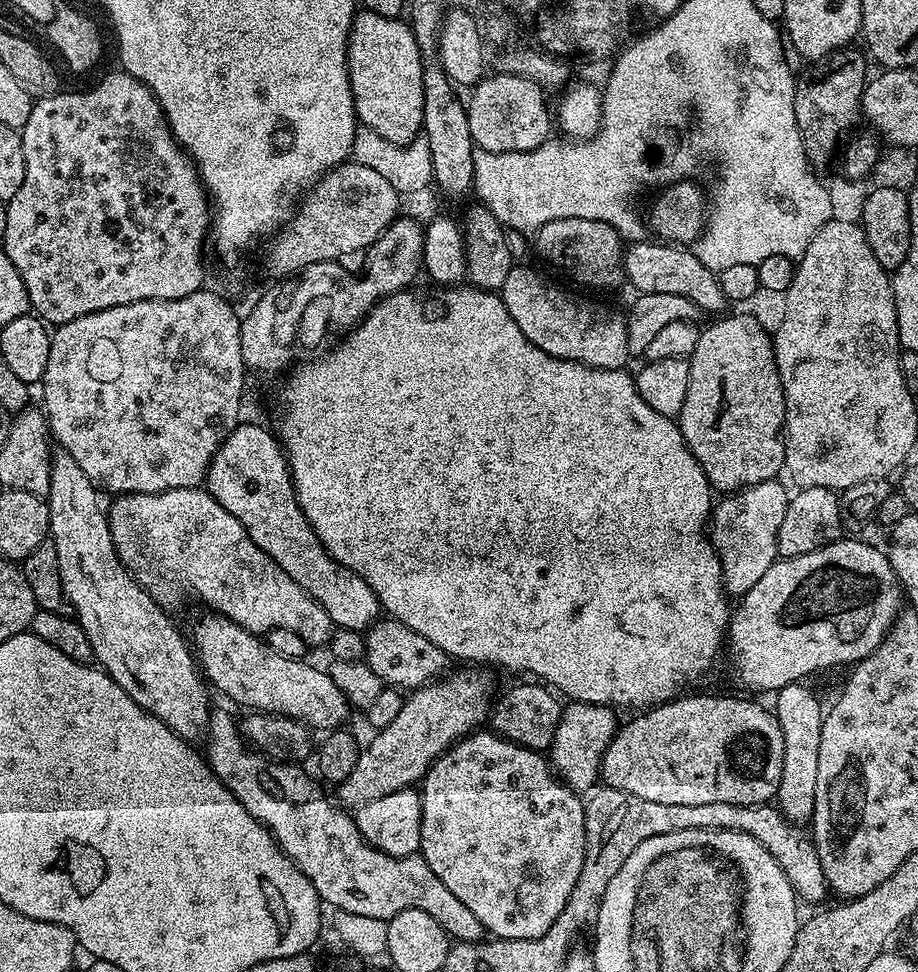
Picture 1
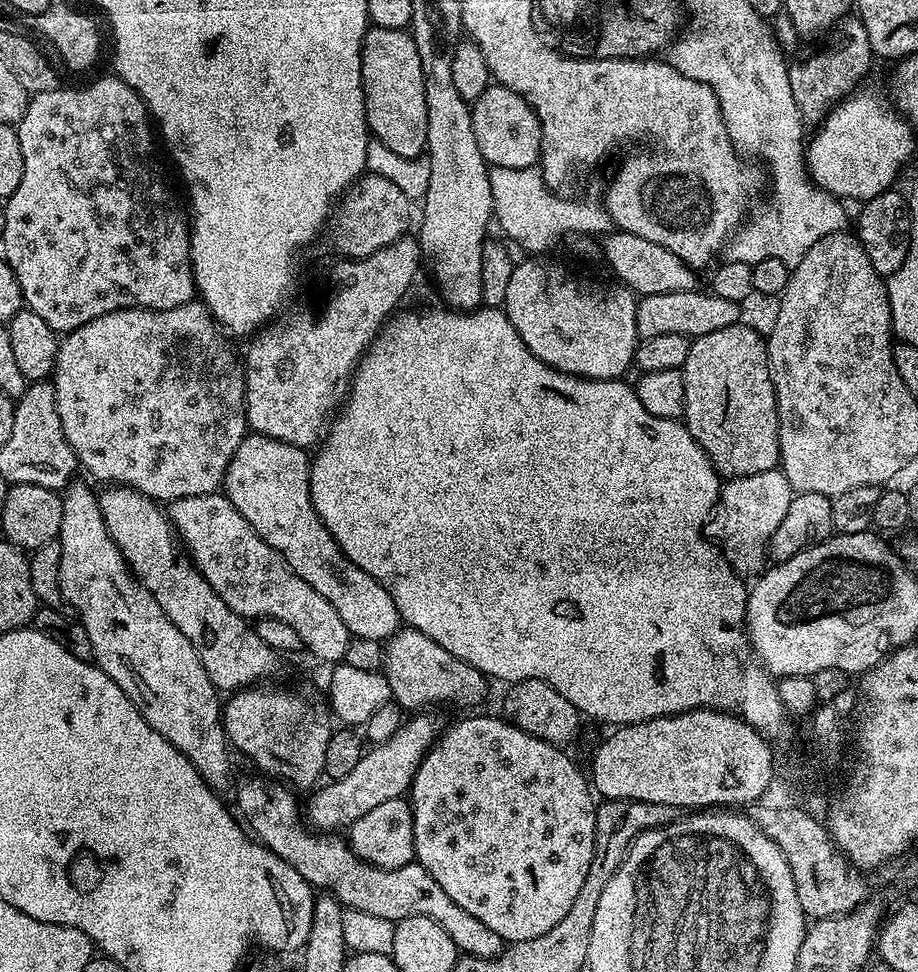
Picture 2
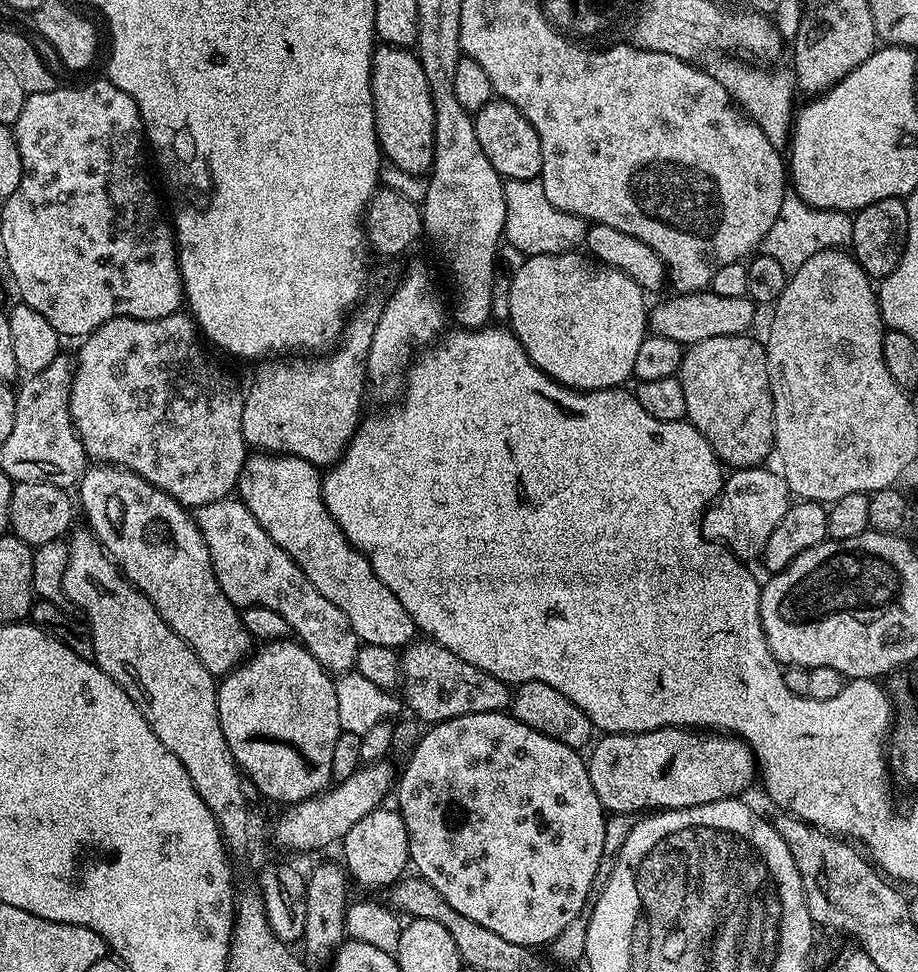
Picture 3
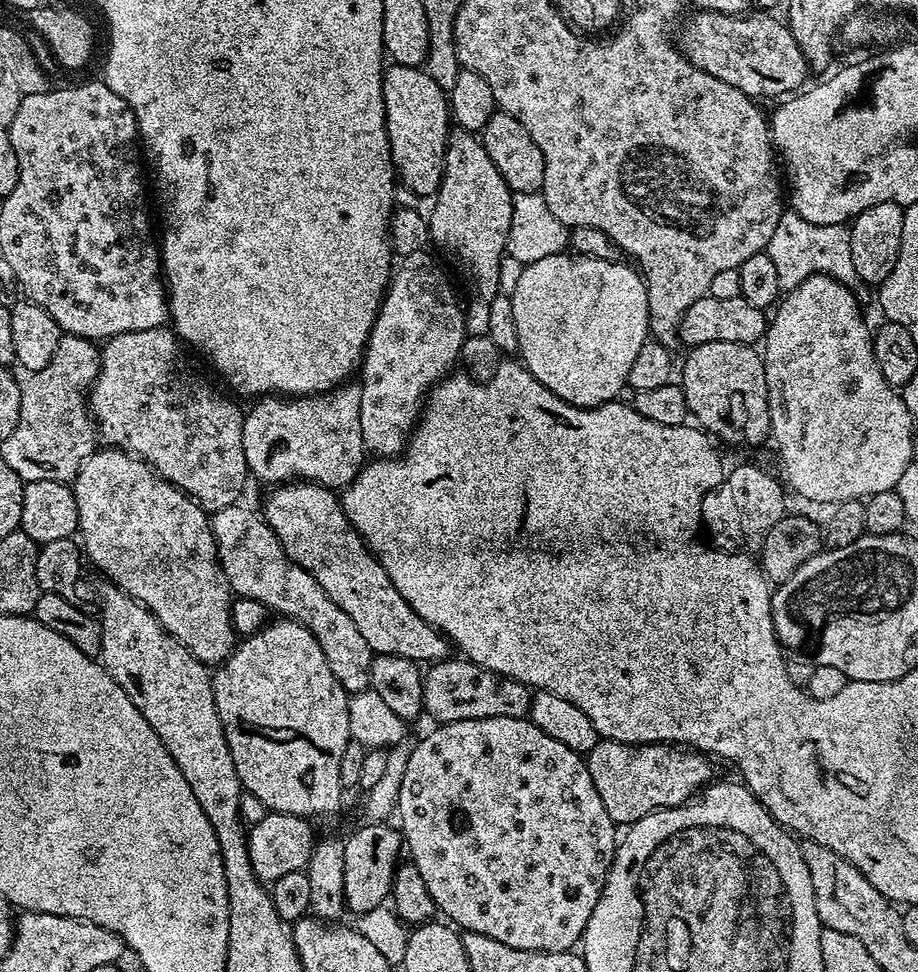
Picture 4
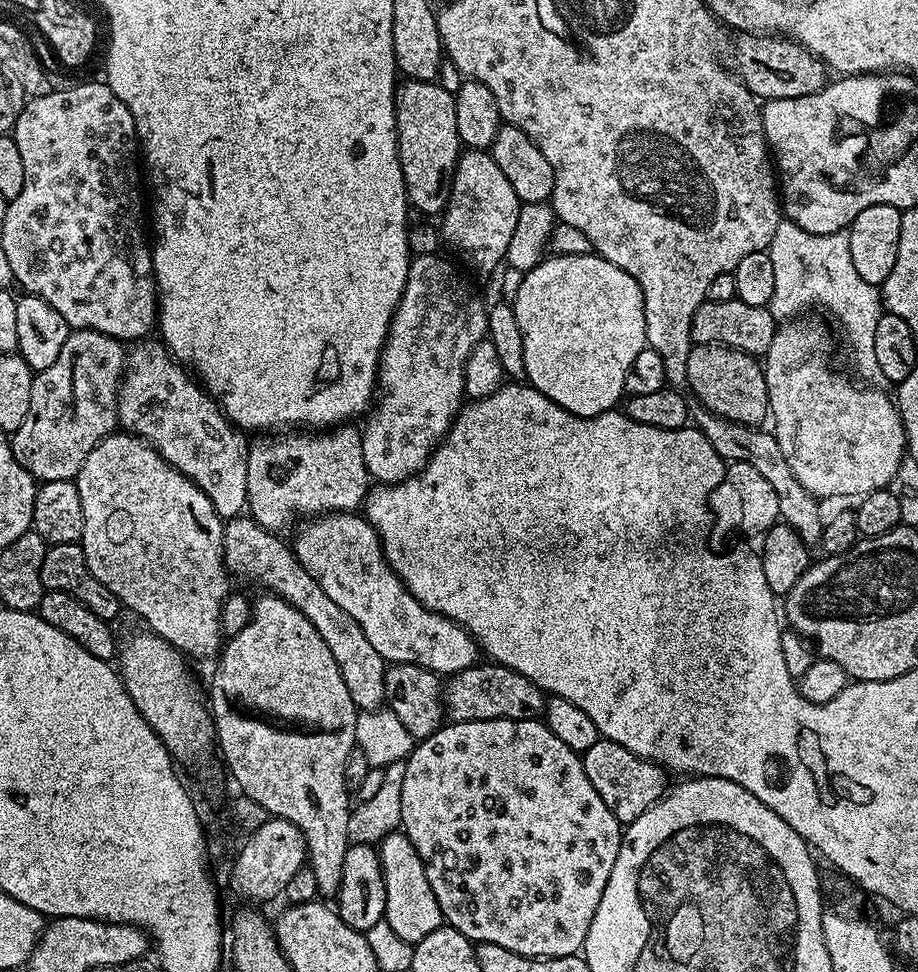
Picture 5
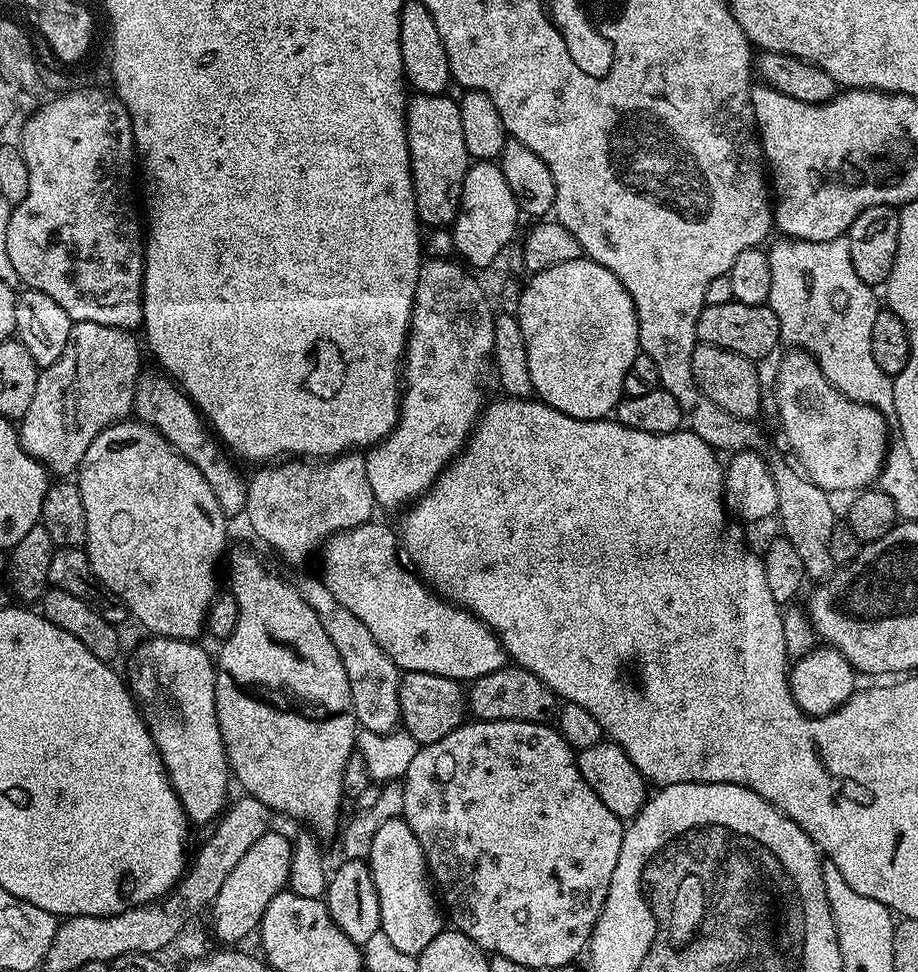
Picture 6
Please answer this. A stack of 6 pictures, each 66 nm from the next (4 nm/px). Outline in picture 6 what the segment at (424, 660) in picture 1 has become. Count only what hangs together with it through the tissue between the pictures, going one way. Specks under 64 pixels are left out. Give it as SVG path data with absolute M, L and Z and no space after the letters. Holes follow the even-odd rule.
M505 666L471 681L466 692L468 712L477 720L529 720L535 724L551 725L558 716L558 697L530 670Z

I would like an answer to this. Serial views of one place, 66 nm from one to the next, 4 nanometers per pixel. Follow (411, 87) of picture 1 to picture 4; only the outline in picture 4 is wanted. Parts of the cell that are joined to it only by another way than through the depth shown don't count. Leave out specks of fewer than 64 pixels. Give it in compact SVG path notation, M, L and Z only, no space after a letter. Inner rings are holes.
M389 63L384 70L382 98L392 167L396 169L399 183L411 190L413 197L435 197L443 178L444 155L450 131L446 92L439 88L423 67Z

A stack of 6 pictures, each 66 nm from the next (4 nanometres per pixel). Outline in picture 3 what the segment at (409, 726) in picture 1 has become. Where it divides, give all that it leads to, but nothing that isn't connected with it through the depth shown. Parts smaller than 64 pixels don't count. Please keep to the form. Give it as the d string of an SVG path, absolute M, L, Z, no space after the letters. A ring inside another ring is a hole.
M377 762L374 764L364 764L350 778L333 783L331 787L320 793L319 796L312 796L309 800L303 800L297 804L287 805L284 812L272 824L272 840L280 848L285 848L288 852L316 852L319 848L328 848L331 844L339 845L346 834L350 834L361 818L366 818L374 809L381 807L384 800L389 799L394 788L394 772L388 762Z

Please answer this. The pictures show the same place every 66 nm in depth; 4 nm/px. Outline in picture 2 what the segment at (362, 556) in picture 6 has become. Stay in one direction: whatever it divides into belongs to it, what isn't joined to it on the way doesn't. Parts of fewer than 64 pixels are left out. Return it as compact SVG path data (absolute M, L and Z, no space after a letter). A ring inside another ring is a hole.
M255 434L245 435L238 446L222 485L223 495L254 526L254 534L266 542L346 622L346 630L355 638L370 638L387 642L394 633L399 632L402 621L394 606L394 598L366 570L354 566L350 558L338 546L338 542L326 530L314 502L310 498L310 456L305 449L295 448L281 440Z

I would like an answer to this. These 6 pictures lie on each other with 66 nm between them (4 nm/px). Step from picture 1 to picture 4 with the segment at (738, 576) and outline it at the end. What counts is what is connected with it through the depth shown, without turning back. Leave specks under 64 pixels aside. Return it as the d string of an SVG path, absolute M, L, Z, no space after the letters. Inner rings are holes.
M740 464L729 471L714 490L702 498L703 527L708 528L721 540L721 545L732 550L756 550L763 544L770 526L786 515L784 492L786 488L779 479L752 464ZM780 484L781 485L780 485ZM724 543L724 544L723 544Z

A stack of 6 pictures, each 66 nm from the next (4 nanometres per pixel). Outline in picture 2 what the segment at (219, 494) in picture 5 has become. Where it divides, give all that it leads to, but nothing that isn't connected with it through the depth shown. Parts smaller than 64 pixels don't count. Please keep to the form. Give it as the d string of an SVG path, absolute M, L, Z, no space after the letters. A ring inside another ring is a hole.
M194 299L188 304L182 306L174 306L174 310L158 310L152 312L149 308L123 308L122 310L114 310L110 314L102 314L102 318L94 318L90 322L86 322L82 326L78 326L73 332L67 333L59 341L56 349L56 364L52 368L50 383L54 390L54 402L58 410L58 418L62 422L62 430L66 442L70 442L70 446L76 455L76 463L81 469L84 468L96 480L105 480L103 483L108 486L123 486L125 488L133 488L136 492L141 492L143 496L148 496L157 502L175 502L182 498L194 498L195 496L202 496L217 491L223 485L224 475L226 474L226 466L230 466L230 458L234 458L234 454L238 450L238 446L245 438L246 433L249 431L248 420L244 416L244 365L241 357L236 356L234 349L228 345L229 337L225 335L219 324L213 320L212 316L208 313L208 307L203 304L199 299Z

